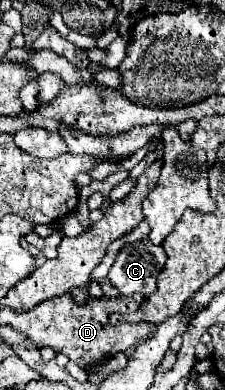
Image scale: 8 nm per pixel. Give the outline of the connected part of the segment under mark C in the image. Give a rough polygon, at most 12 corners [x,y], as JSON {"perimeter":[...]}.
{"perimeter":[[149,239],[125,245],[107,277],[121,295],[151,295],[167,255]]}

